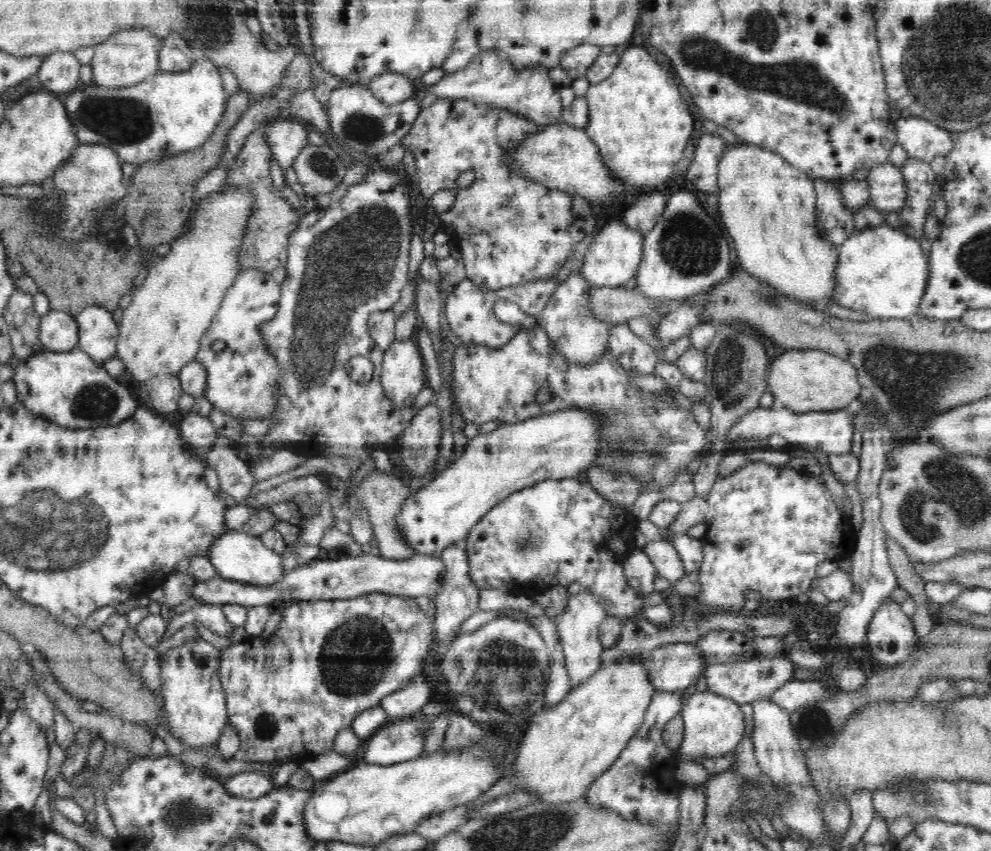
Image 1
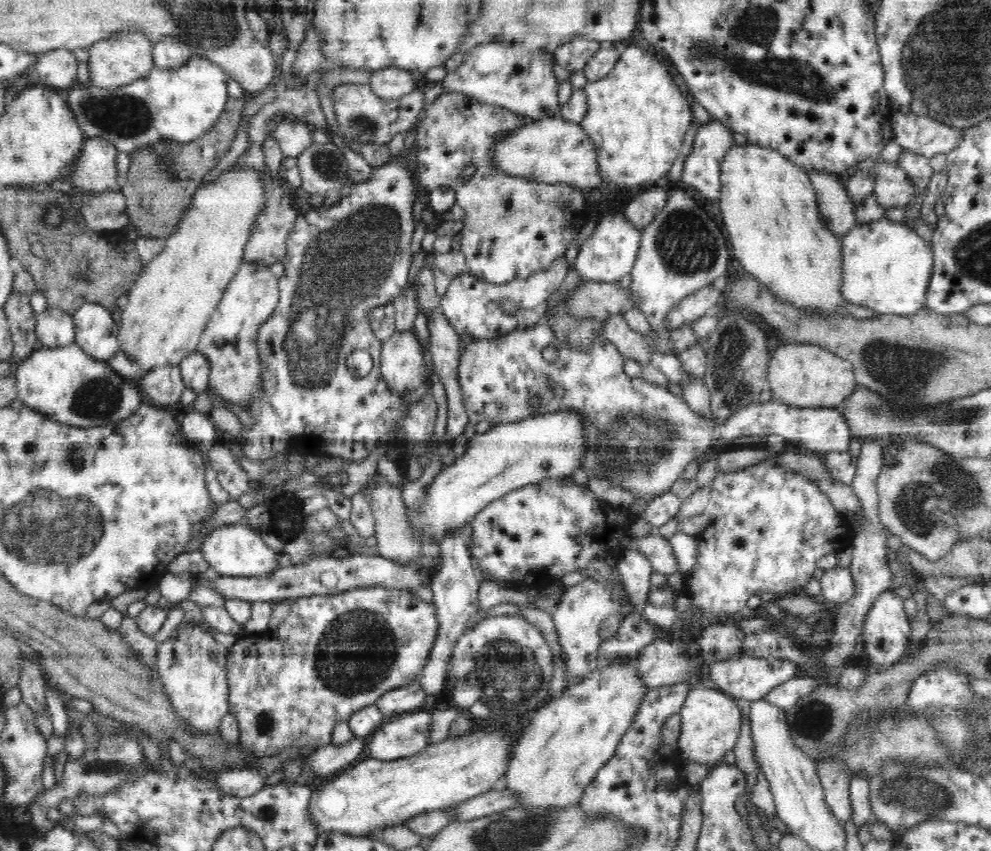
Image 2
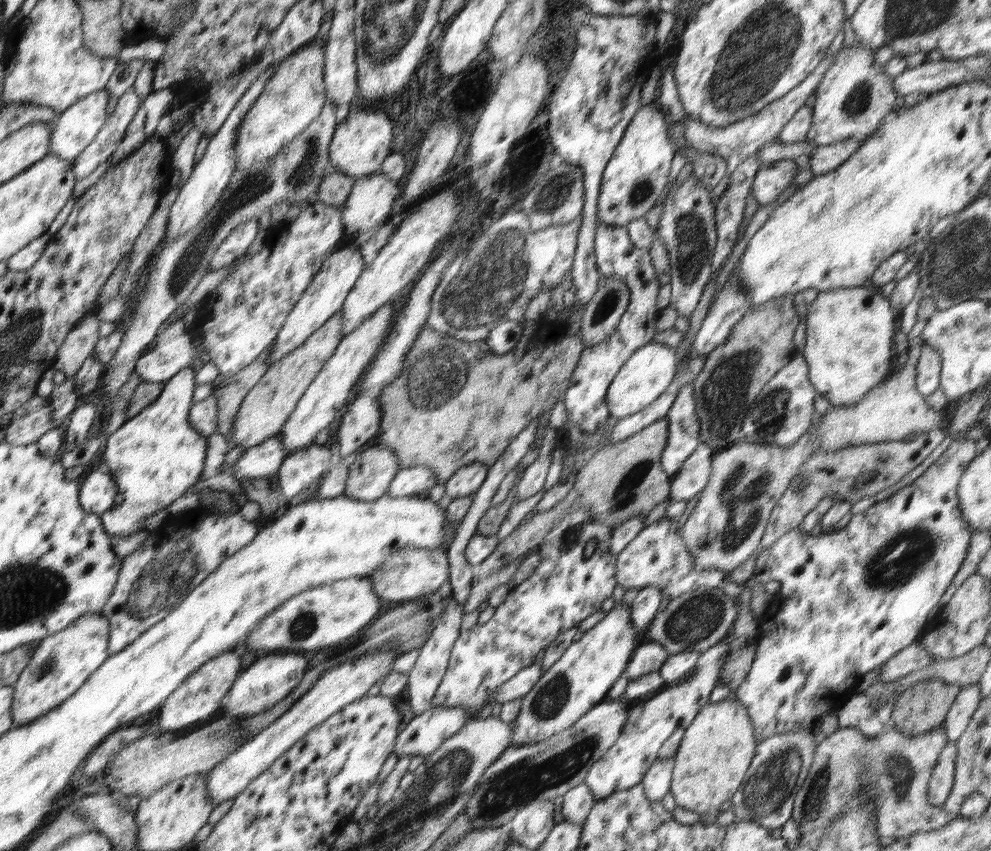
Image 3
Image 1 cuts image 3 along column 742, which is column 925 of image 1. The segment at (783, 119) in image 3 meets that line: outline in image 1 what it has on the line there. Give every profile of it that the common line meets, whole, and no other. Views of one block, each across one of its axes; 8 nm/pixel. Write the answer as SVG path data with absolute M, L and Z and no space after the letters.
M899 117L894 123L897 143L914 159L930 162L954 148L953 133L924 118Z

